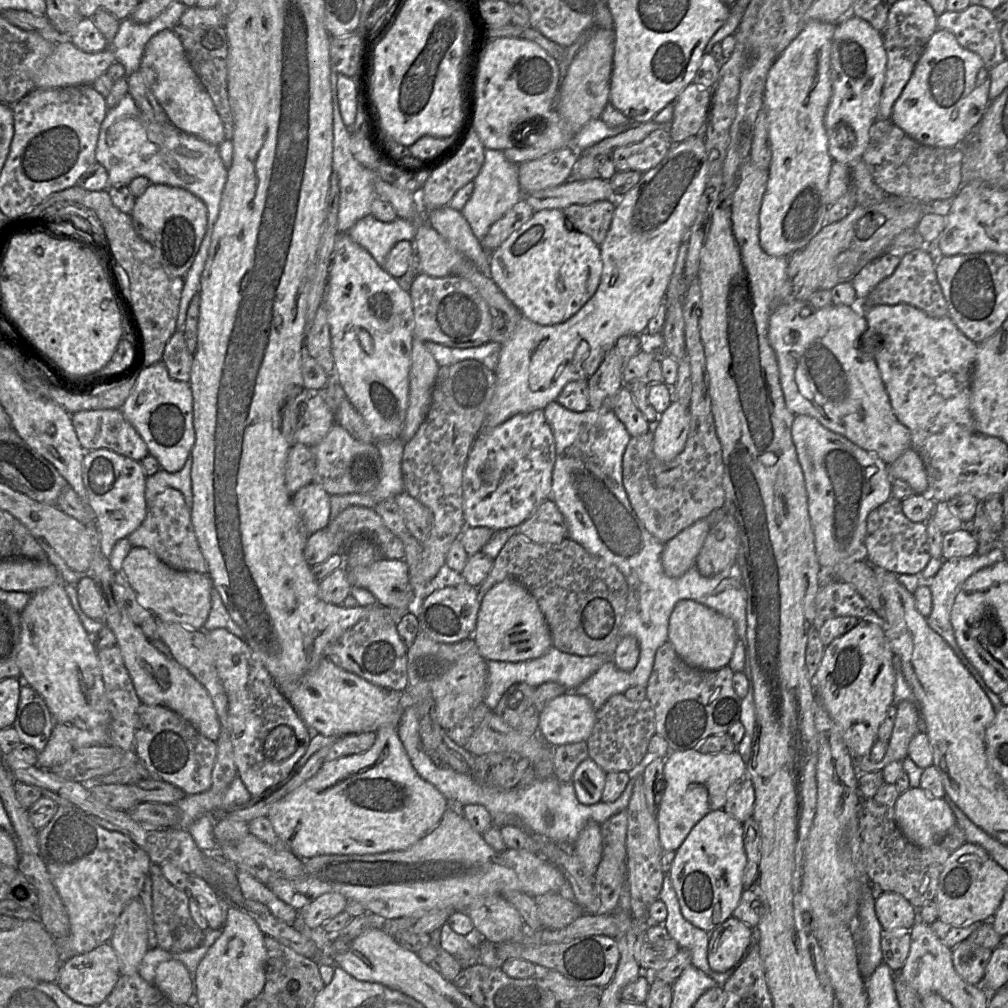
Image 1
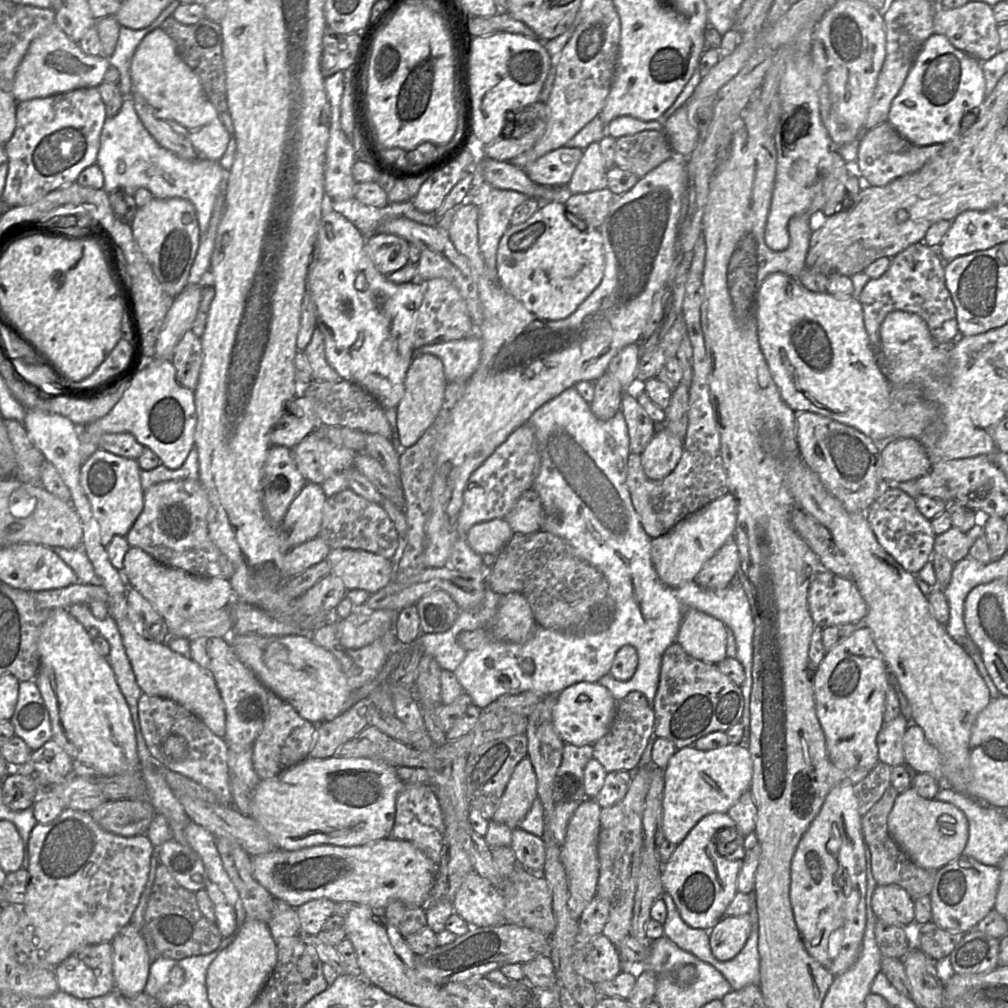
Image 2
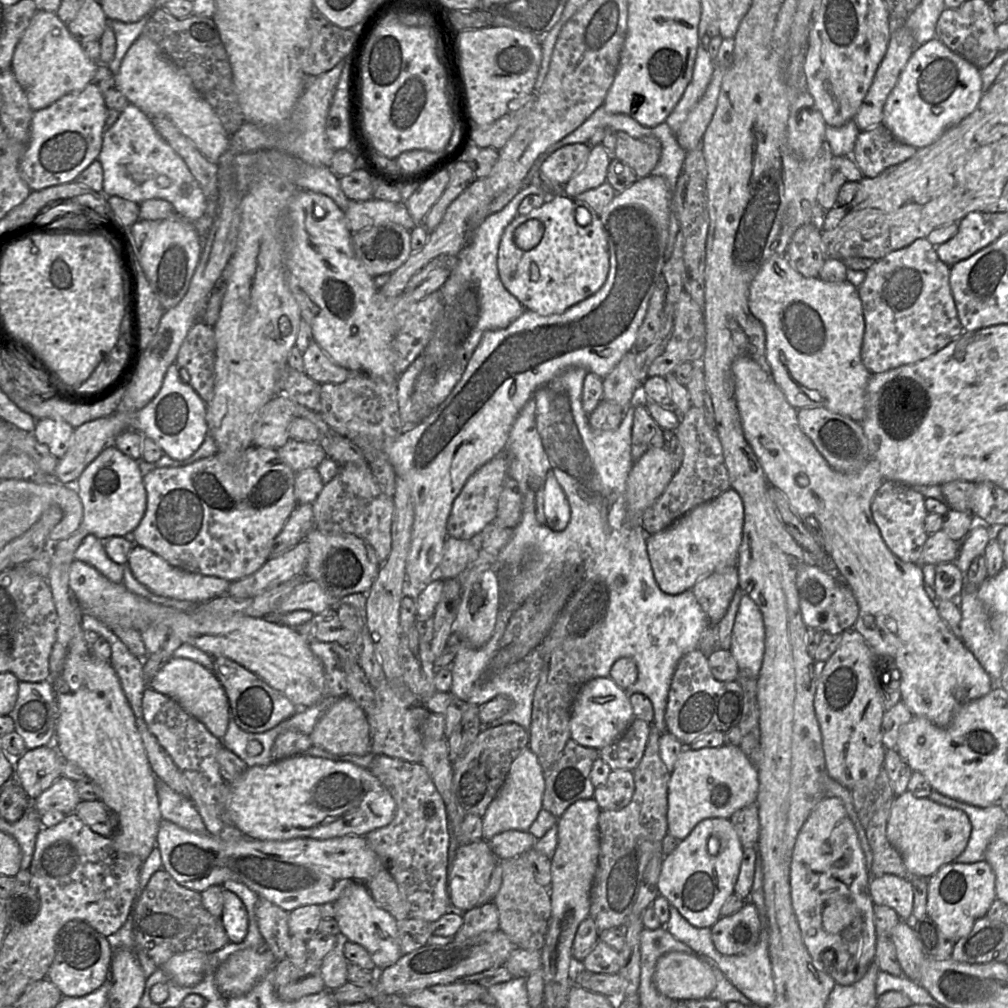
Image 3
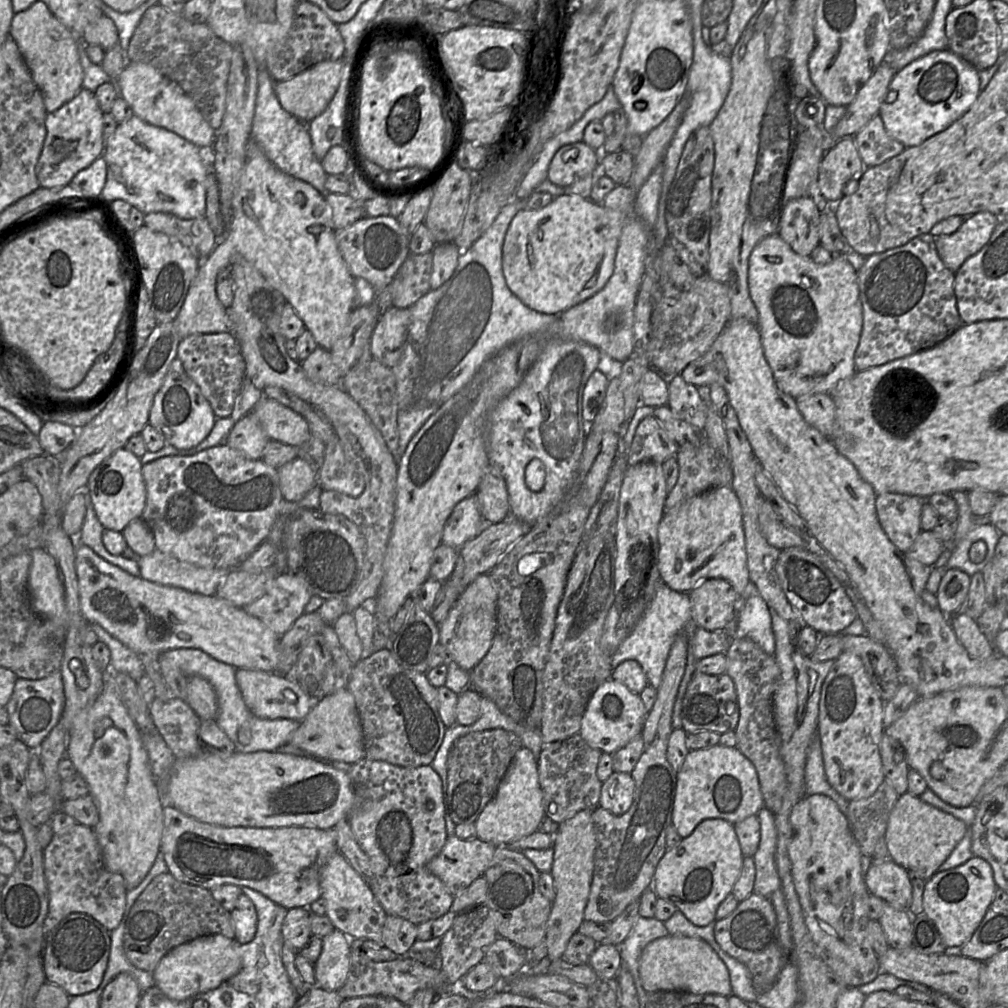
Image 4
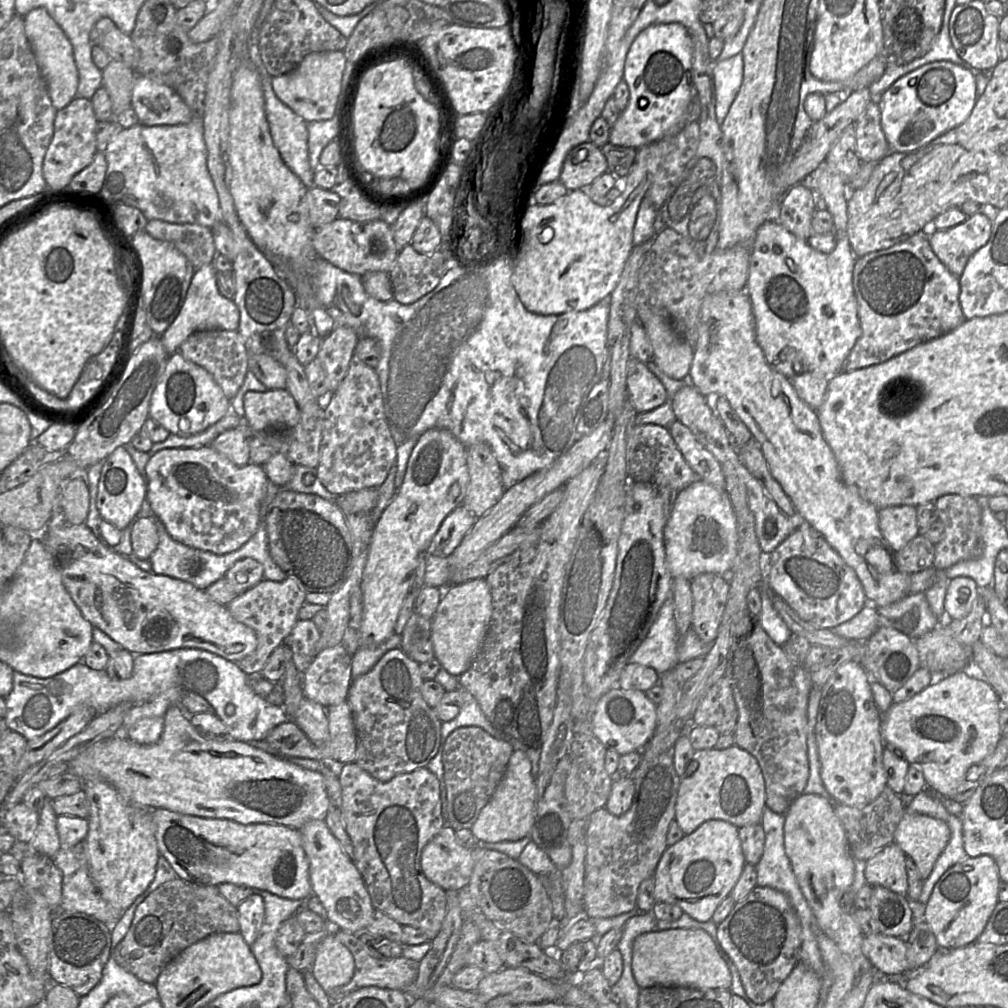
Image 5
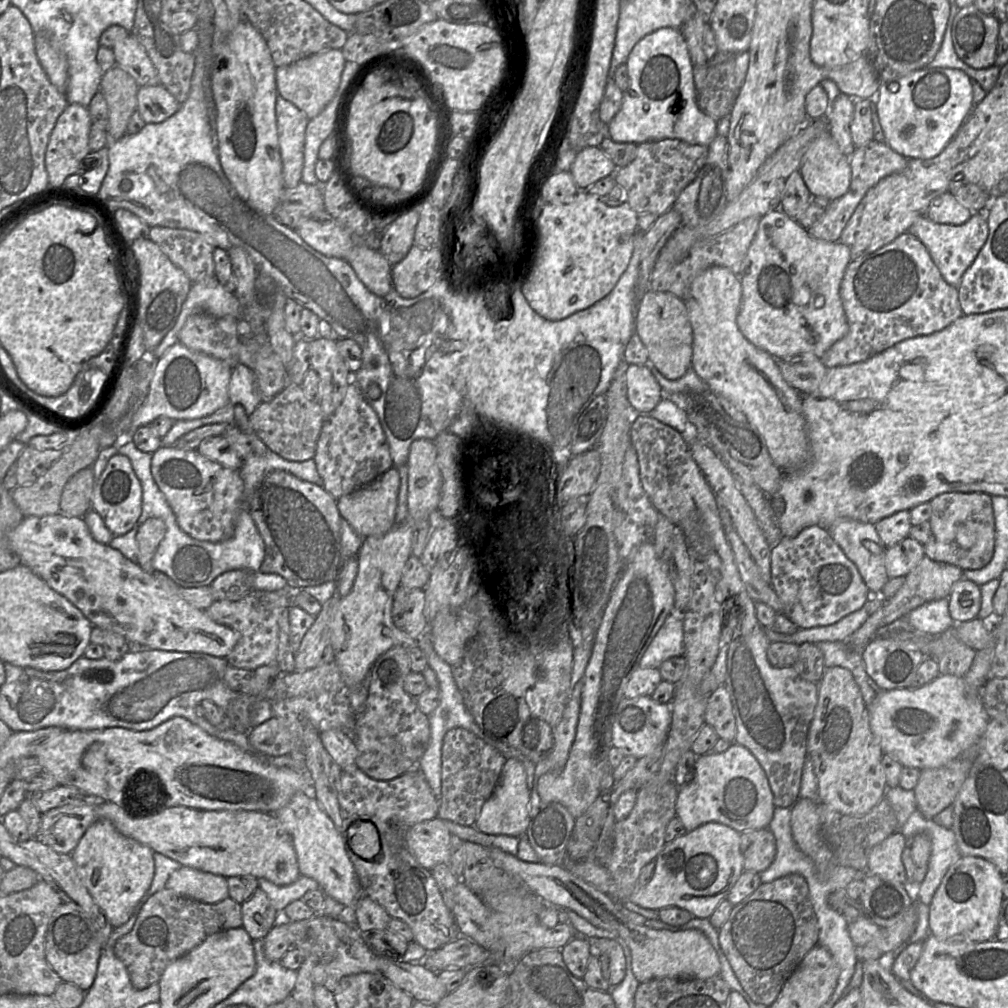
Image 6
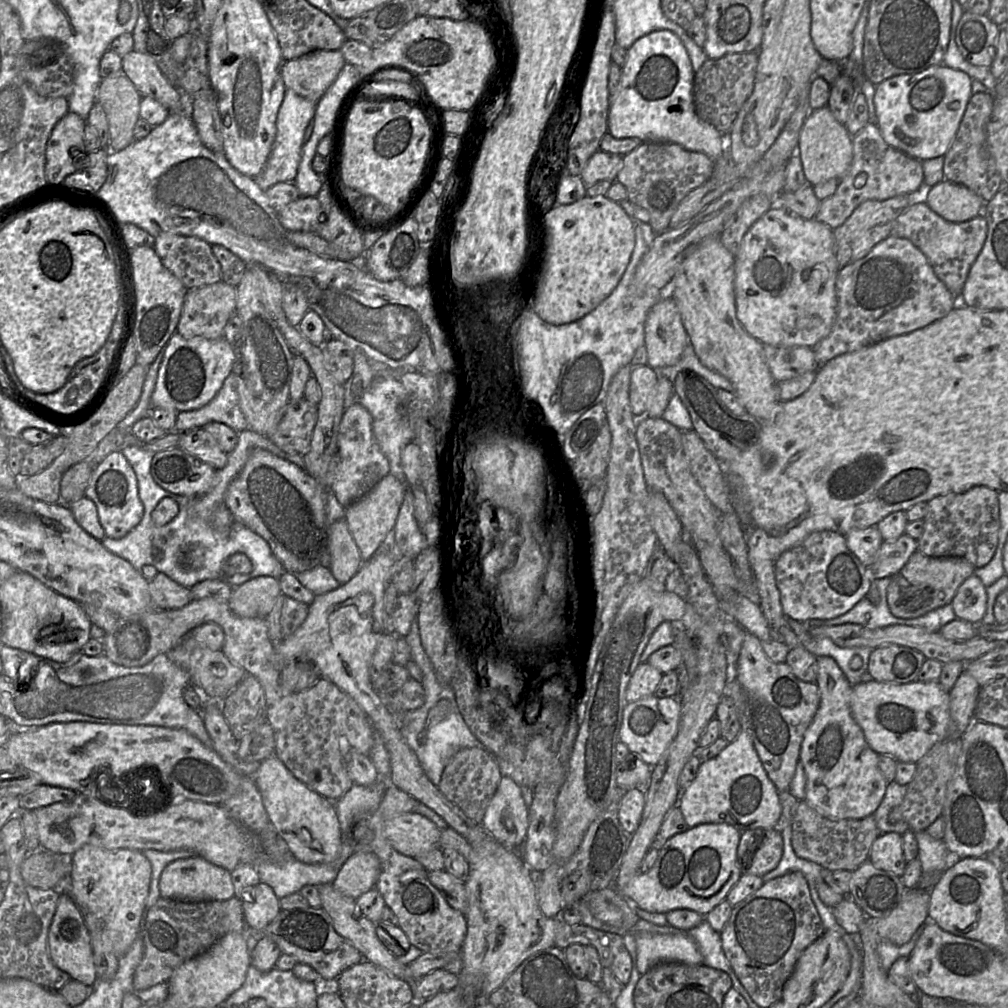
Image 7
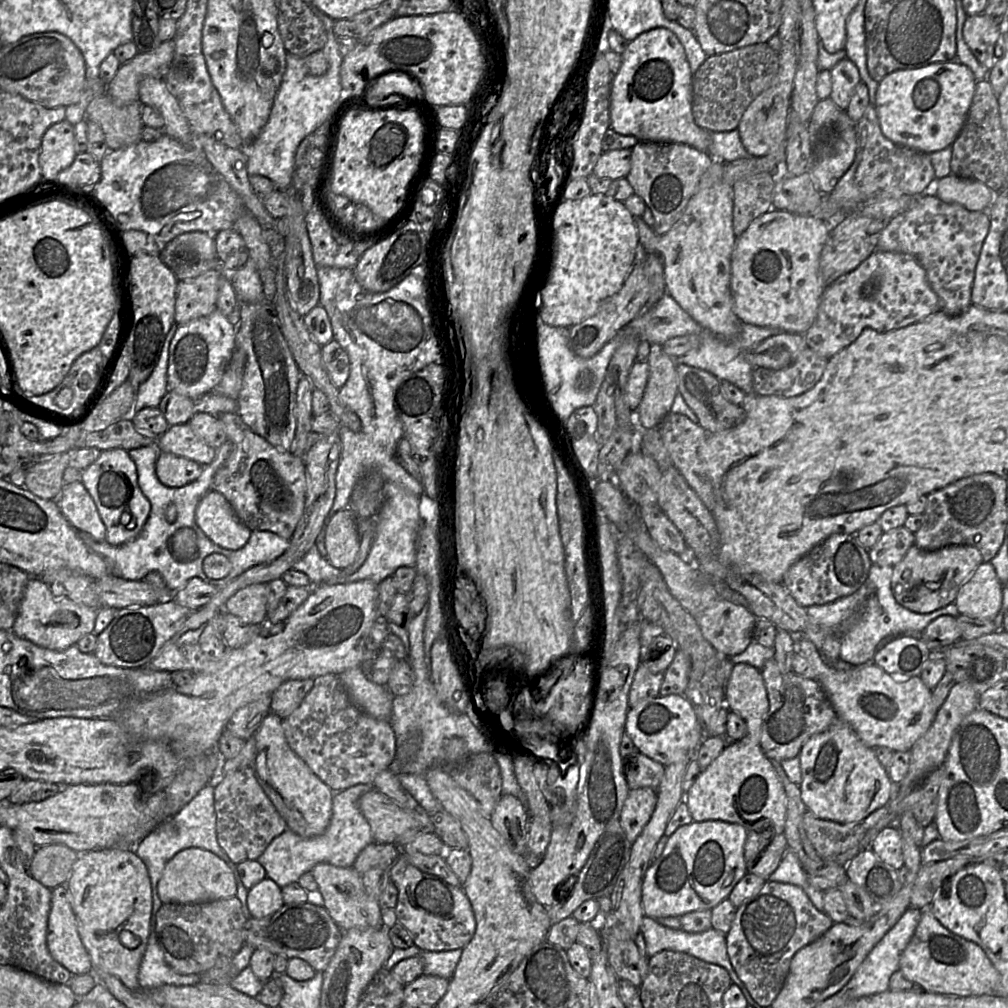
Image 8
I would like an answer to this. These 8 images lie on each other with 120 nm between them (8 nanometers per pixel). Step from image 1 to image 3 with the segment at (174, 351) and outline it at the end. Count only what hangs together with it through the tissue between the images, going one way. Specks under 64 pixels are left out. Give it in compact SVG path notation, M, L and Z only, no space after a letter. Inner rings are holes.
M197 321L184 339L175 363L181 378L208 403L214 395L216 340L213 327Z

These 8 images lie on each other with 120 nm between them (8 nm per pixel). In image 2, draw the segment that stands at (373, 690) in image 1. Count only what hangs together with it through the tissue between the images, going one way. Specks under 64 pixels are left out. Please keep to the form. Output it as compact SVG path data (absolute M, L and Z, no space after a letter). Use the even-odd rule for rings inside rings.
M310 634L260 636L230 635L230 646L239 660L263 685L289 703L305 720L318 725L333 720L349 707L351 688L338 660L317 645Z

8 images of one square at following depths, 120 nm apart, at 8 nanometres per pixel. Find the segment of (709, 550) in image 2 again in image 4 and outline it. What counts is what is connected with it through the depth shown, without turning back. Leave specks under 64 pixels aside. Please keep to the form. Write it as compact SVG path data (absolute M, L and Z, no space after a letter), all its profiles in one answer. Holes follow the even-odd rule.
M719 486L706 491L702 494L696 495L689 499L683 500L673 508L665 510L664 515L658 526L658 543L659 543L659 554L658 554L658 569L660 573L660 578L664 583L672 590L677 592L689 593L691 590L700 582L711 579L720 578L728 581L739 595L739 600L742 602L743 598L747 598L752 593L756 593L757 589L754 584L750 581L749 571L747 566L747 553L745 545L745 535L743 528L743 517L740 501L736 493L732 490L731 486Z

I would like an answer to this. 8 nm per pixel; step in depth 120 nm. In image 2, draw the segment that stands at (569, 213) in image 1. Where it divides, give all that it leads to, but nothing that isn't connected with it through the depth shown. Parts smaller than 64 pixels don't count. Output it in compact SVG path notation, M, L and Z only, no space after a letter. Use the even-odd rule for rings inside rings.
M607 187L600 190L572 194L564 203L565 212L571 211L584 219L588 227L598 229L604 222L616 196Z

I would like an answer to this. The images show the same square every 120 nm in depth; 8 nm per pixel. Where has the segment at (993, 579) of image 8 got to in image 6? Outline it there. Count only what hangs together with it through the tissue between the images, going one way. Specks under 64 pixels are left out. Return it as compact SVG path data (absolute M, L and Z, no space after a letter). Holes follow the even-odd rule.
M961 578L953 585L948 599L949 613L956 624L978 617L981 608L981 590L973 581Z

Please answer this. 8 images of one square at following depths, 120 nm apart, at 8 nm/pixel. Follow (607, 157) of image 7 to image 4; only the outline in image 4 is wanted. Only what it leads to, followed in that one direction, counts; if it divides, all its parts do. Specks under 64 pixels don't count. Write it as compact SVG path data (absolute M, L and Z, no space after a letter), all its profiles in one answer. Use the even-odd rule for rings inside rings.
M585 142L567 144L553 156L547 179L560 187L569 187L575 180L600 172L601 151L596 151Z

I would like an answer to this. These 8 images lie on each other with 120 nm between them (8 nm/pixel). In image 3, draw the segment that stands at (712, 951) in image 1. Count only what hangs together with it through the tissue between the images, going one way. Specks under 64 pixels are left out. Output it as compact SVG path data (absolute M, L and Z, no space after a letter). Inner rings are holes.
M746 900L735 913L721 916L711 927L711 940L724 955L741 954L758 941L760 920L755 905Z

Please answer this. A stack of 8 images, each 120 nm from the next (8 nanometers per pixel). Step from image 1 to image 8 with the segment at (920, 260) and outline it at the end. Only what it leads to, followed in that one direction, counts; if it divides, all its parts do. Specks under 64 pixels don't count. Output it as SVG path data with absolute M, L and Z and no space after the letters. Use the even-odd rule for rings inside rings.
M876 249L854 270L826 286L816 319L804 337L818 356L829 360L853 343L866 328L888 332L920 322L939 310L939 298L915 258Z

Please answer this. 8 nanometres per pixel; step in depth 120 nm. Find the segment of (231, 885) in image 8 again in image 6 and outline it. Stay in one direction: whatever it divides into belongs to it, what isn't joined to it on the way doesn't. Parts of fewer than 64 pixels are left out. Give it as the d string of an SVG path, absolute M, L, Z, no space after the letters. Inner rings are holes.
M181 866L169 876L166 888L208 904L215 904L229 897L227 878L186 866Z

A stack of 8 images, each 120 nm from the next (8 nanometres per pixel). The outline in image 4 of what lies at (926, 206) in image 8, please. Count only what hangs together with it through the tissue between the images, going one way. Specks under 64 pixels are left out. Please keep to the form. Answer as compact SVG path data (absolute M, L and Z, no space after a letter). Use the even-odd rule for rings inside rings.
M978 212L963 219L954 233L935 237L938 256L953 273L988 242L1000 218L990 212Z

